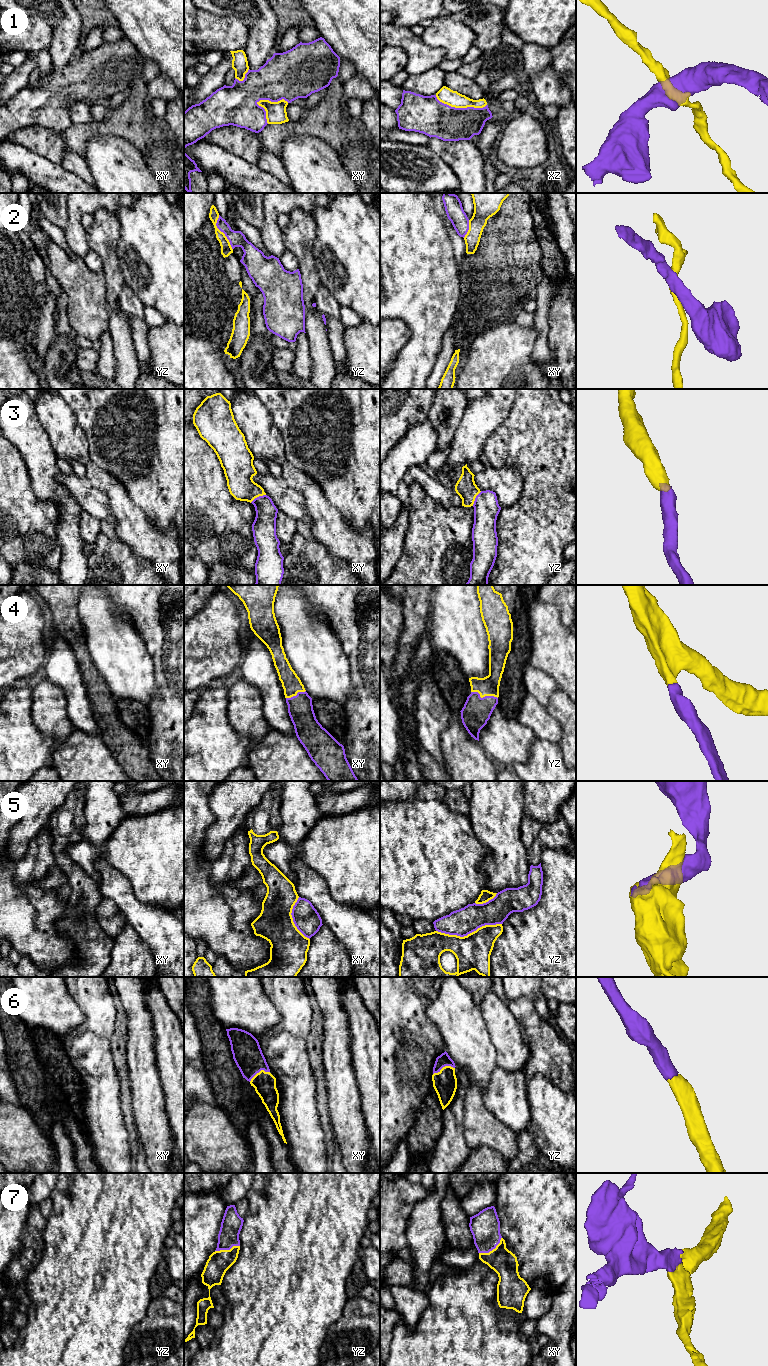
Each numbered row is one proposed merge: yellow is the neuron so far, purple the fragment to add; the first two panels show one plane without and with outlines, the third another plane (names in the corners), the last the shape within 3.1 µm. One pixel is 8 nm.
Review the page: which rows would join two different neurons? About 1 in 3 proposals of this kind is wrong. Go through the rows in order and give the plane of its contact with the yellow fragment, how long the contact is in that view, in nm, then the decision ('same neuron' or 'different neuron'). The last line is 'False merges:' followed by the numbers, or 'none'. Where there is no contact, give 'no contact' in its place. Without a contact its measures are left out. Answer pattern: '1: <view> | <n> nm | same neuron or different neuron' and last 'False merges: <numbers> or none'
1: xy | 260 nm | different neuron
2: yz | 300 nm | different neuron
3: xy | 140 nm | same neuron
4: yz | 220 nm | same neuron
5: yz | 550 nm | different neuron
6: yz | 190 nm | same neuron
7: xy | 220 nm | same neuron
False merges: 1, 2, 5

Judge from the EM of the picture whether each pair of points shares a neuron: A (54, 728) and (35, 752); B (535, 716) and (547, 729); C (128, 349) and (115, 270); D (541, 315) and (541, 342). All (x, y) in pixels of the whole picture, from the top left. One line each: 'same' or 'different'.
A: different
B: same
C: same
D: same

